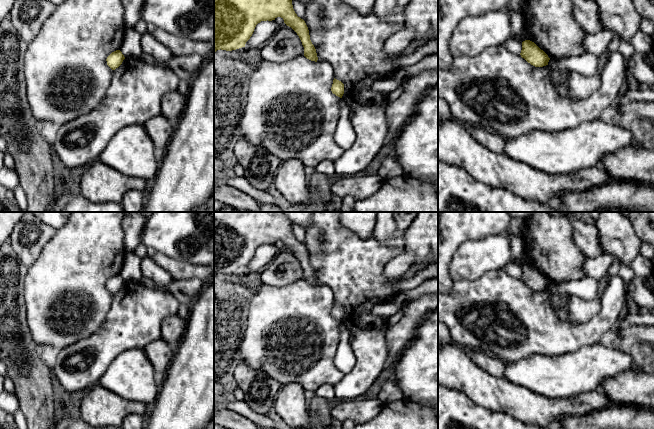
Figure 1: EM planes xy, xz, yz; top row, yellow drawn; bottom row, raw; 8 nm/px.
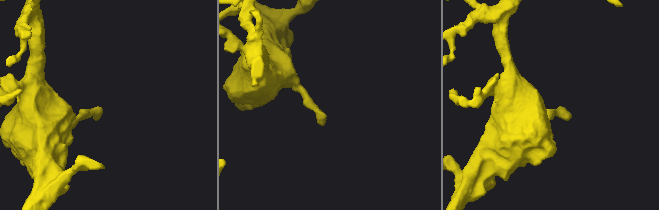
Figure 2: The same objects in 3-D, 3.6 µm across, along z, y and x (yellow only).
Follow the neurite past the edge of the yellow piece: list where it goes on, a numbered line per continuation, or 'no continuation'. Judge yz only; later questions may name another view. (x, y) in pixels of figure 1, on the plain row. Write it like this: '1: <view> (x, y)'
no continuation

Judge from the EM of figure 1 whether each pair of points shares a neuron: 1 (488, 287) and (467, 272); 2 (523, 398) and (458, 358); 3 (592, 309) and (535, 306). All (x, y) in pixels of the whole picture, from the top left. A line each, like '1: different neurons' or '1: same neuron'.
1: different neurons
2: same neuron
3: different neurons

